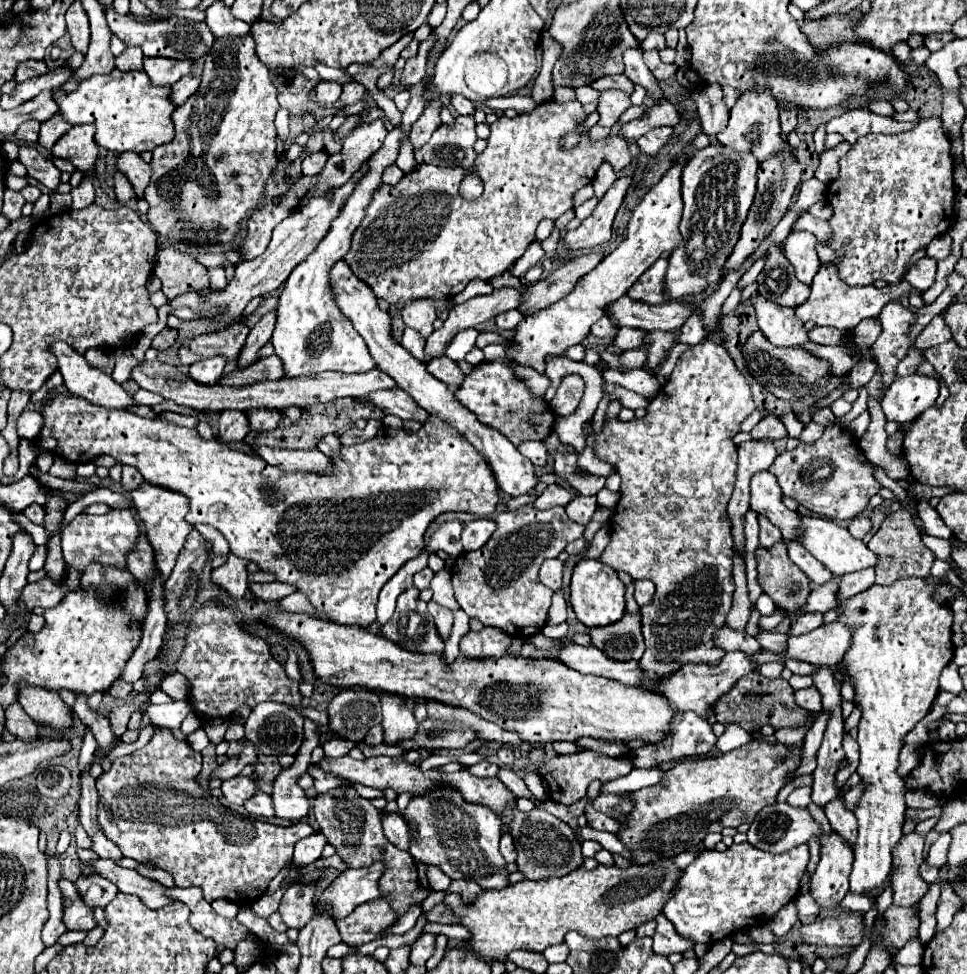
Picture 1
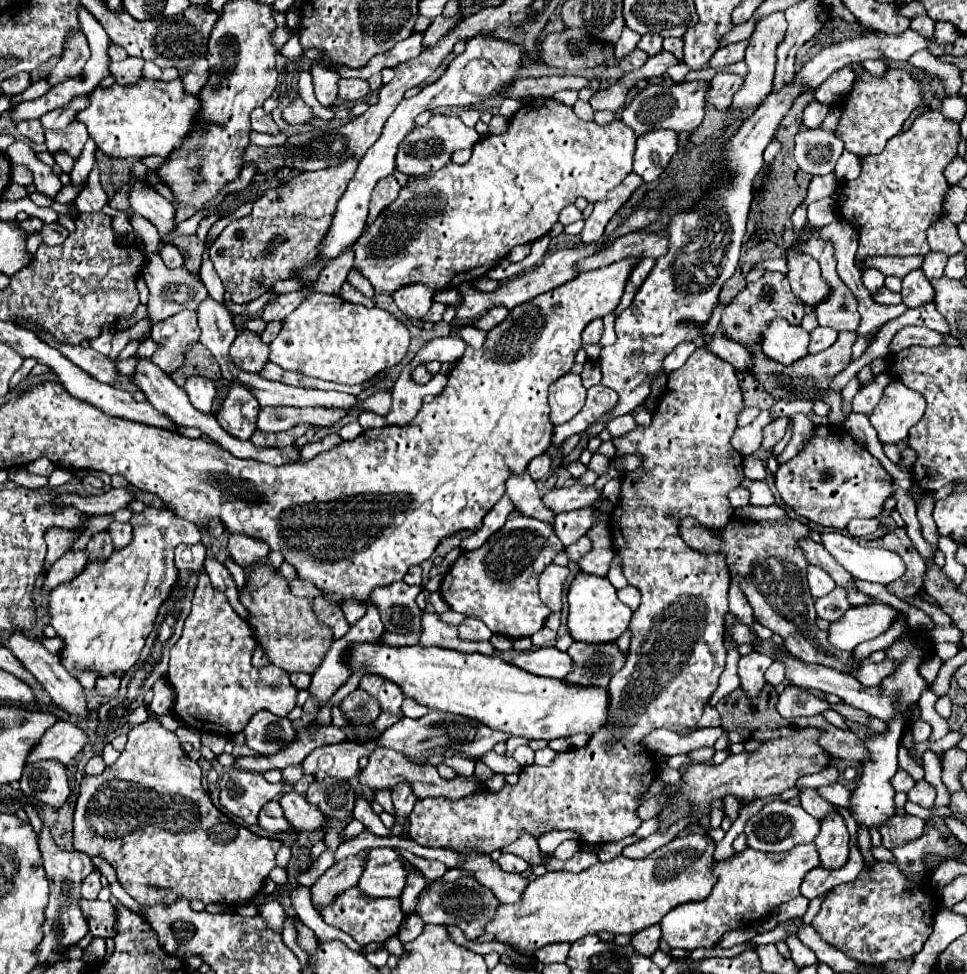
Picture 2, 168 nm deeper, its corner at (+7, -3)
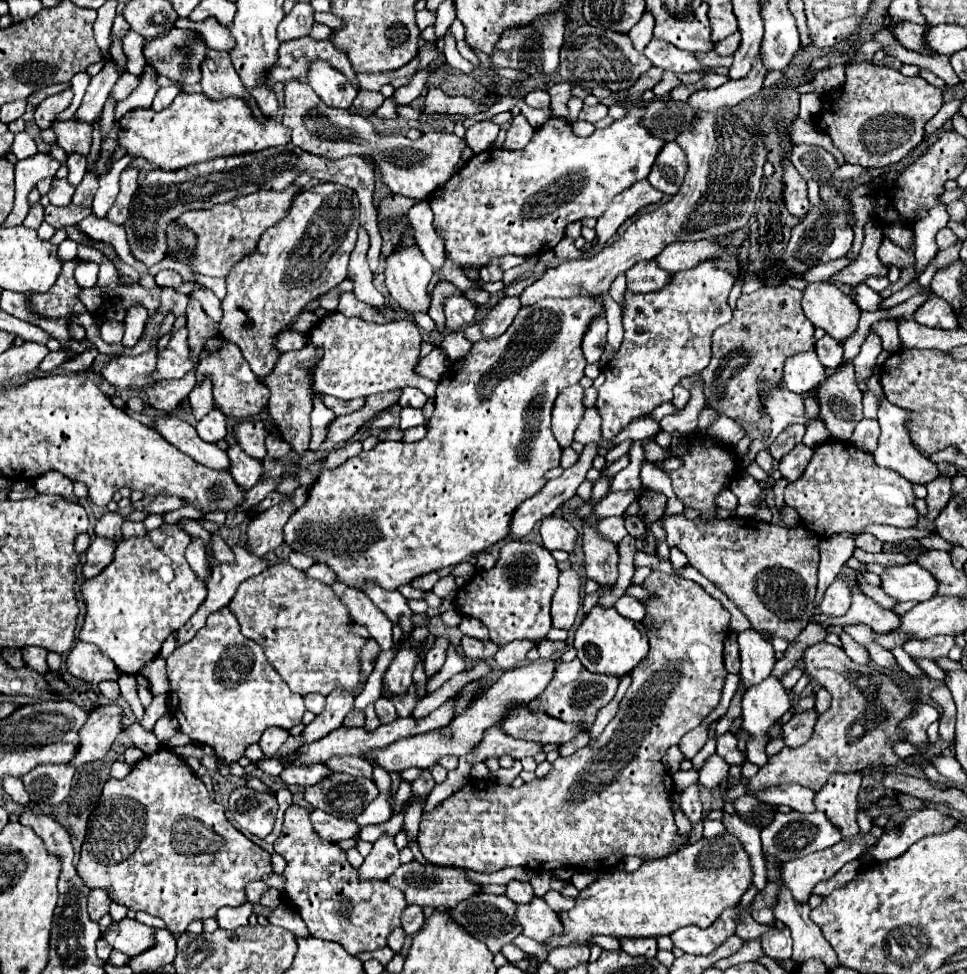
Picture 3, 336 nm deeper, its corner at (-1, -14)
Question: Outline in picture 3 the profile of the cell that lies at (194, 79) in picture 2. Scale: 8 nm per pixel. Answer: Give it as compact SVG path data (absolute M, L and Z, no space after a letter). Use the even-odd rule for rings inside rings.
M210 50L204 64L202 64L202 92L210 96L212 100L222 100L228 96L236 96L248 102L252 108L252 114L258 118L262 114L256 100L248 94L248 90L240 84L240 78L236 76L236 70L232 68L228 52Z

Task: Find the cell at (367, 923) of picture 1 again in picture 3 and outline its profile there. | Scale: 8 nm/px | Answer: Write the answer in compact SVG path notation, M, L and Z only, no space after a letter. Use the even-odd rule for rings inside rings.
M292 804L286 810L284 826L274 842L274 850L288 862L284 870L286 886L282 896L286 902L290 898L290 906L302 916L312 936L334 940L354 956L358 952L384 948L390 932L402 926L400 916L406 908L404 894L398 888L392 888L386 880L358 880L356 868L346 860L346 852L316 836L306 808Z

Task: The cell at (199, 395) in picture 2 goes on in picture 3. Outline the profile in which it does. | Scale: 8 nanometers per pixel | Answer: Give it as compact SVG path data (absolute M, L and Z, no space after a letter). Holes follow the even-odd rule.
M214 406L202 420L198 420L196 432L206 442L218 442L218 440L222 440L226 436L226 418L224 418L224 414Z

